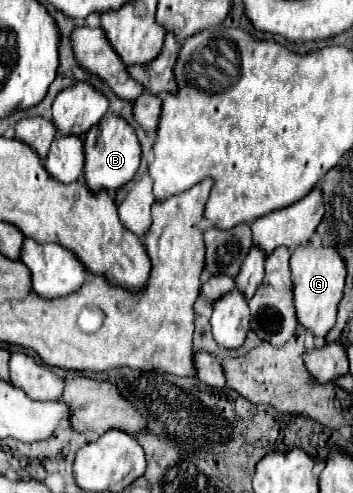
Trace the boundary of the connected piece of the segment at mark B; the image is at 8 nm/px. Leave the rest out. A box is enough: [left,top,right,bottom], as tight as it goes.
[83,113,141,191]

